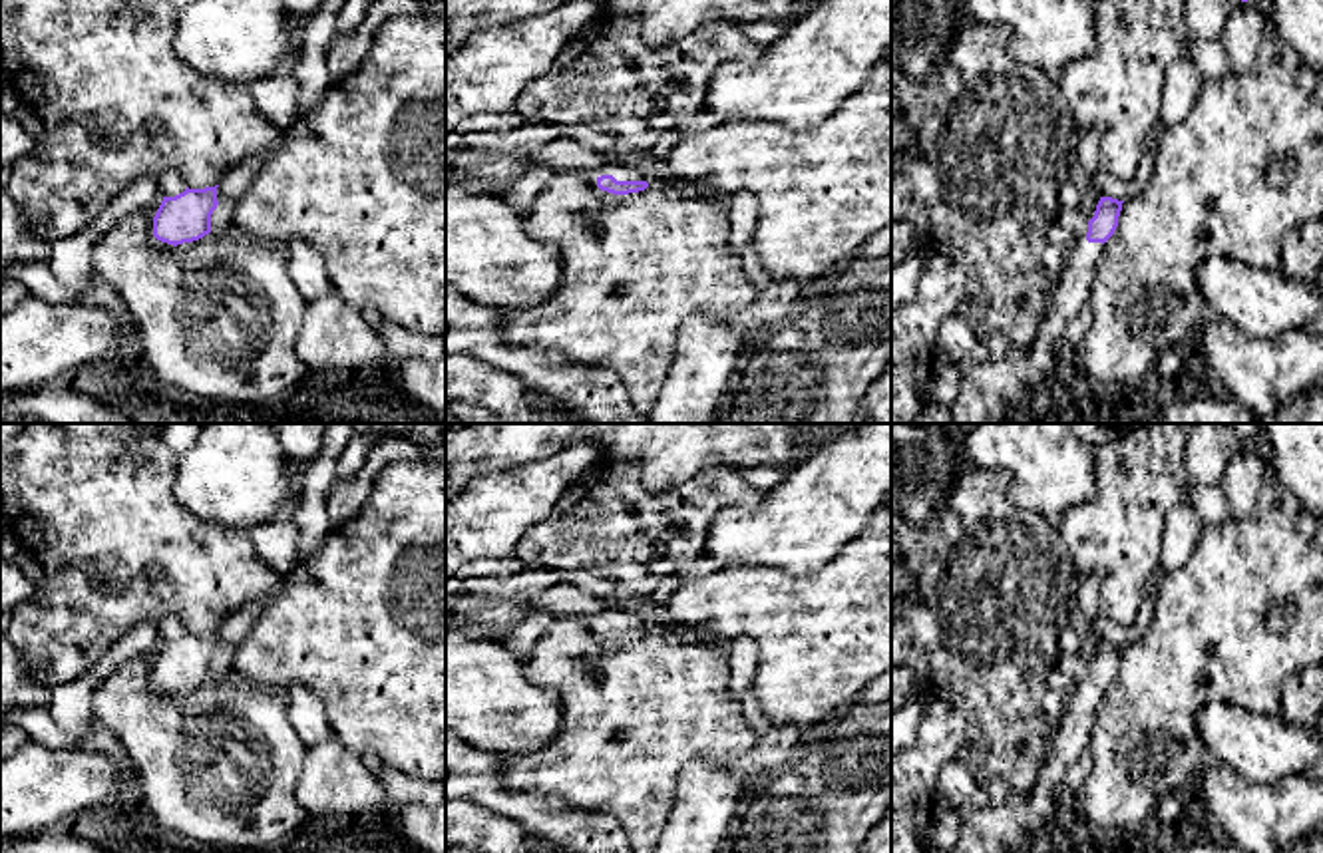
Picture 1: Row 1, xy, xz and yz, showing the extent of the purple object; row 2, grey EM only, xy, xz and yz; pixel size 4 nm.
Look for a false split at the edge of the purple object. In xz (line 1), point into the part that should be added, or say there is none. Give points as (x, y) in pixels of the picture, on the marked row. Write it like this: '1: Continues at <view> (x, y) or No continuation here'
1: No continuation here

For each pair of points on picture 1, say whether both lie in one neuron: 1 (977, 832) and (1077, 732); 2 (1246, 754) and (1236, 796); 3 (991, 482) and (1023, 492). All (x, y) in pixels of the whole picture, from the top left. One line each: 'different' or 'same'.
1: same
2: different
3: different

